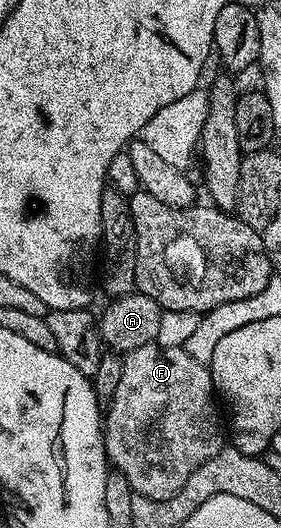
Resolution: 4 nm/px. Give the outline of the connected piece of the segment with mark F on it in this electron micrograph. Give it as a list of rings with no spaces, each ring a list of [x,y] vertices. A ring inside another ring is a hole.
[[[155,342],[127,352],[116,394],[112,394],[104,412],[106,459],[113,471],[127,479],[135,496],[149,500],[172,498],[172,494],[176,494],[180,486],[184,486],[184,482],[188,482],[188,478],[192,478],[192,474],[204,466],[204,462],[220,454],[224,447],[224,420],[218,417],[217,407],[219,405],[216,403],[214,380],[210,377],[209,367],[196,362],[196,358],[192,358],[185,347],[162,348]]]

